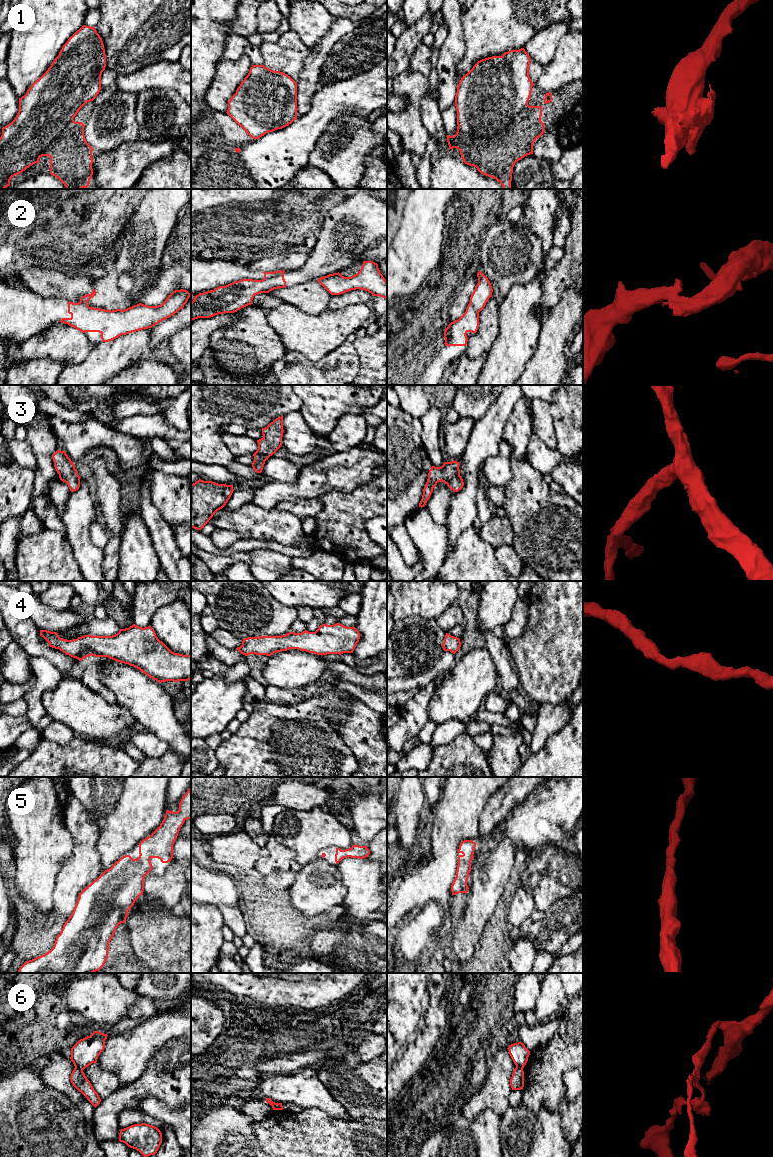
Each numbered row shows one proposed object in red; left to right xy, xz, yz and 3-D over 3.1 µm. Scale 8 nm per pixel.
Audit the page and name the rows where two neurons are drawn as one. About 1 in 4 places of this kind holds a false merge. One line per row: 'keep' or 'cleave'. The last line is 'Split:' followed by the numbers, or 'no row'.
1: keep
2: cleave
3: keep
4: keep
5: keep
6: cleave
Split: 2, 6

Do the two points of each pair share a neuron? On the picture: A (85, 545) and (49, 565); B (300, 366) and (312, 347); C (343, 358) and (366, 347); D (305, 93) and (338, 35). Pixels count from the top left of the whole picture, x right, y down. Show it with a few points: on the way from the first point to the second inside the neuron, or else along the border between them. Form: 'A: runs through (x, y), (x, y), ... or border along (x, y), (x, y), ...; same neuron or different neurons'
A: border along (65, 533), (74, 560), (80, 570); different neurons
B: border along (286, 348), (313, 361), (328, 354); different neurons
C: border along (352, 343), (359, 360), (358, 374); different neurons
D: runs through (309, 79), (312, 66), (329, 49); same neuron

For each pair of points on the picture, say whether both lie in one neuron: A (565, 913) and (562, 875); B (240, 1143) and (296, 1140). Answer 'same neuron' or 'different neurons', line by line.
A: different neurons
B: different neurons

